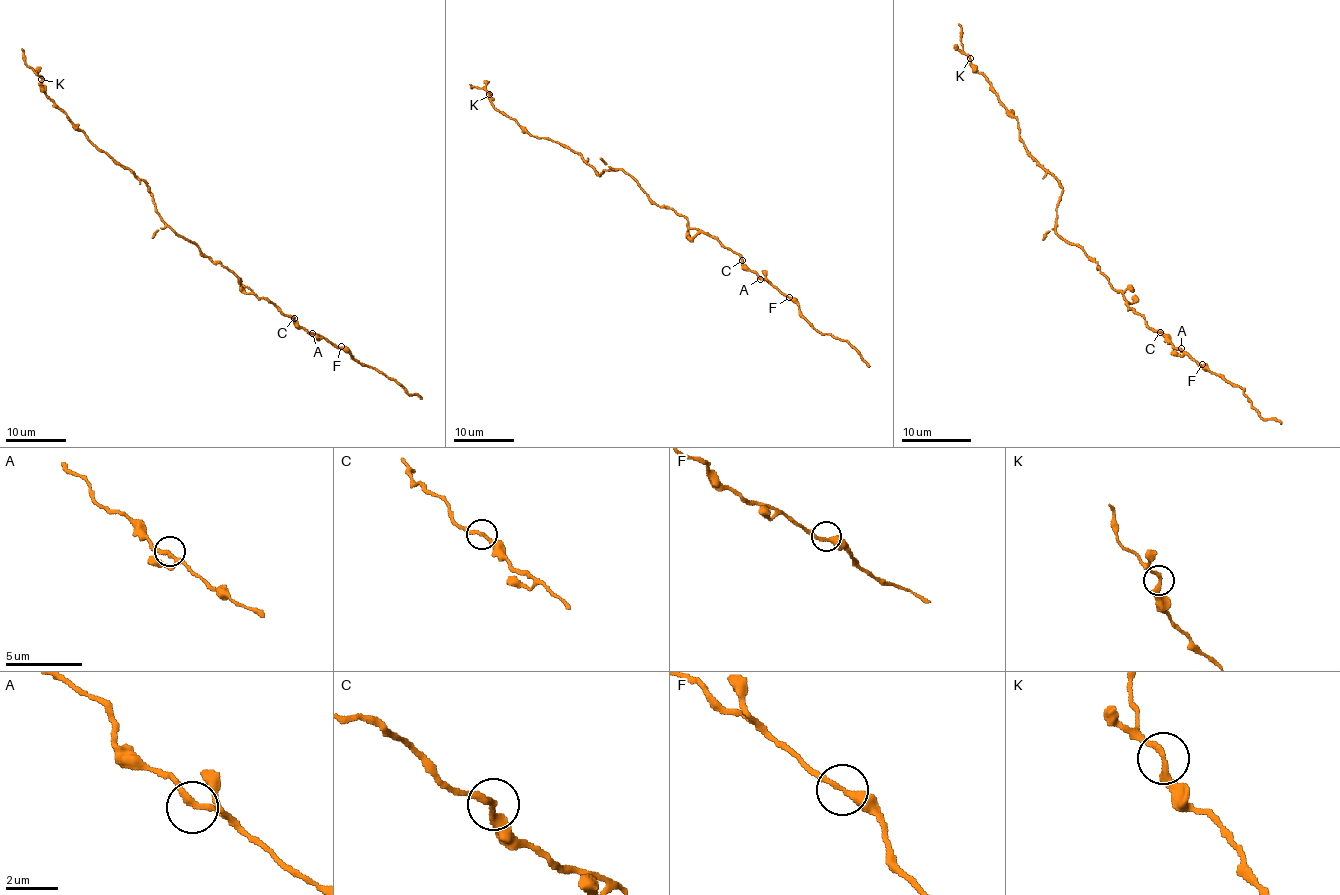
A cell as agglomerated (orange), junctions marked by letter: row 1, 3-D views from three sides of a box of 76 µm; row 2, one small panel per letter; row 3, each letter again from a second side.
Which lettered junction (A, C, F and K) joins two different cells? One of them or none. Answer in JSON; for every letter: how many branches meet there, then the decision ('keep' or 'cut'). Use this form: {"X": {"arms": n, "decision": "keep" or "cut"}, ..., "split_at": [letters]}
{"A": {"arms": 2, "decision": "keep"}, "C": {"arms": 2, "decision": "keep"}, "F": {"arms": 2, "decision": "keep"}, "K": {"arms": 2, "decision": "keep"}, "split_at": []}

